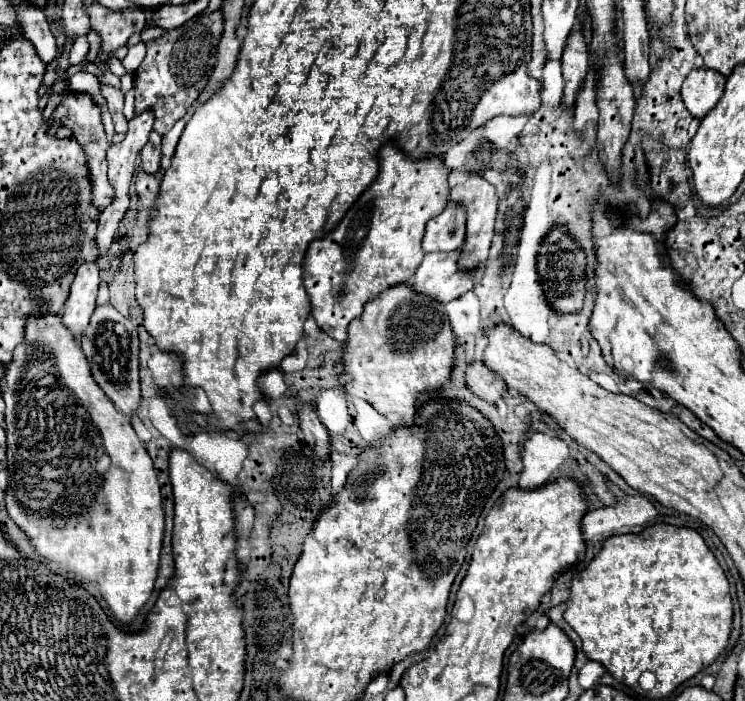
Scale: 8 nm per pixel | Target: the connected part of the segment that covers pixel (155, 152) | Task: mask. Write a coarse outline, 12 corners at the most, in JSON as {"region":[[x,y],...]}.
{"region":[[152,131],[140,151],[140,163],[146,173],[160,169],[160,139]]}

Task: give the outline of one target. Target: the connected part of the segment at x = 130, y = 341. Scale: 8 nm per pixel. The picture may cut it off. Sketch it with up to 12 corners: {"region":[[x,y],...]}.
{"region":[[96,307],[82,351],[124,417],[138,413],[138,331]]}

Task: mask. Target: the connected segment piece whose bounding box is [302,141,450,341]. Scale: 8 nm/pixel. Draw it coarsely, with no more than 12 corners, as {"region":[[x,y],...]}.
{"region":[[394,141],[378,177],[302,261],[336,341],[366,301],[410,283],[448,205],[442,157]]}

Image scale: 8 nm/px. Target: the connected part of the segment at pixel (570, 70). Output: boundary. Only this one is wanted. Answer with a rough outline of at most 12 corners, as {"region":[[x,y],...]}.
{"region":[[580,27],[568,37],[560,63],[562,101],[574,109],[590,71]]}

